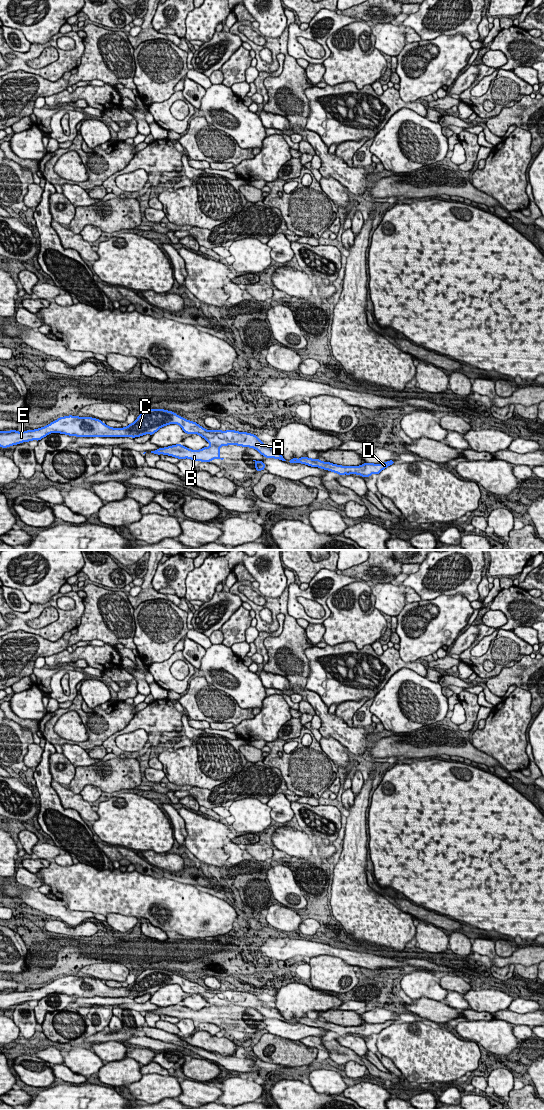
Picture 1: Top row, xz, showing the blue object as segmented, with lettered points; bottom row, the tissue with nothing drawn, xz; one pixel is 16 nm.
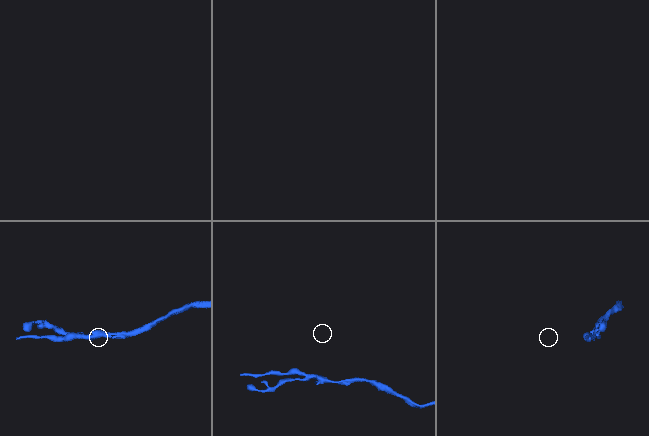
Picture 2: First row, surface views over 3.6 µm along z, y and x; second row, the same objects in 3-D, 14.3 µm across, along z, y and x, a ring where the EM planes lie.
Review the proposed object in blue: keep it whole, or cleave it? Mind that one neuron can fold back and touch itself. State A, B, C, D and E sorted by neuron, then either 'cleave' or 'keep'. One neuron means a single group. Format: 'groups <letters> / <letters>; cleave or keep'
groups A C D E / B; cleave

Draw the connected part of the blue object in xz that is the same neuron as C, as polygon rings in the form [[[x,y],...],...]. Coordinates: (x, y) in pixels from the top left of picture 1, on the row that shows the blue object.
[[[147,409],[124,428],[112,428],[101,420],[91,417],[64,416],[52,423],[35,430],[18,432],[16,430],[0,431],[0,447],[7,448],[22,442],[41,440],[50,433],[61,433],[77,437],[140,437],[145,434],[153,435],[161,427],[178,424],[187,434],[198,434],[210,445],[238,445],[256,449],[266,458],[286,461],[278,449],[264,445],[258,436],[235,430],[221,431],[206,430],[196,422],[189,421],[172,411],[163,409]]]

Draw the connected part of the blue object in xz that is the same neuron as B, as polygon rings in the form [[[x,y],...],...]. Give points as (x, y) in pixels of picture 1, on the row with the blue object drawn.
[[[176,444],[172,446],[168,446],[165,448],[159,448],[155,451],[151,451],[154,454],[164,454],[172,457],[176,457],[179,460],[181,459],[192,459],[193,461],[205,461],[210,462],[214,459],[221,459],[224,458],[220,457],[220,446],[211,445],[209,447],[204,447],[200,450],[191,450],[187,447],[182,446],[181,444]]]

